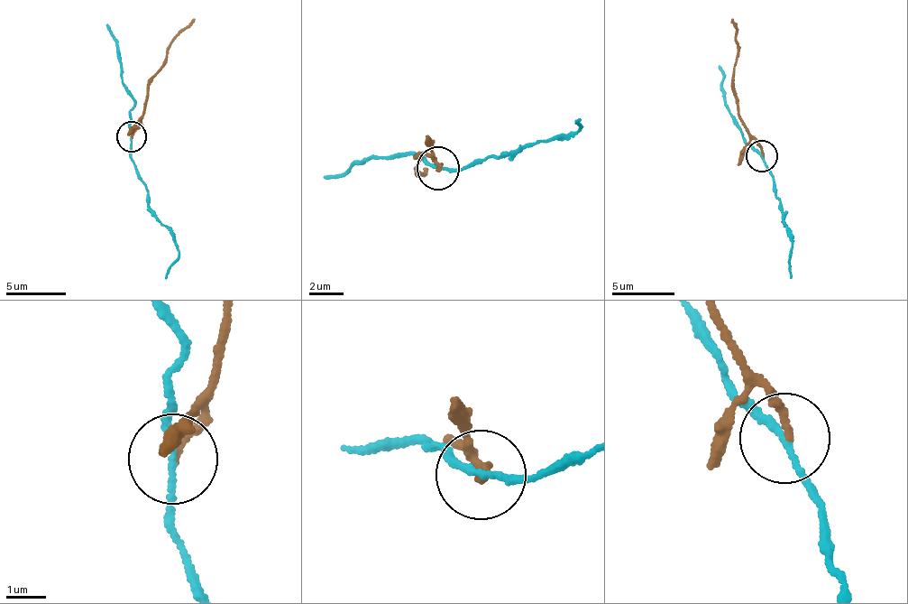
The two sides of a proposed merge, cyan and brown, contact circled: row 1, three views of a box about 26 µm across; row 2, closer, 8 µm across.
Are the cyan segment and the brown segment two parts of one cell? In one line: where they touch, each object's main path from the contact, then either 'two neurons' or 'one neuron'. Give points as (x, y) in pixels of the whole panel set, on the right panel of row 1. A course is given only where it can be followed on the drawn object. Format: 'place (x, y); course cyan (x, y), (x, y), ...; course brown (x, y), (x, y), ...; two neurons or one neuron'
place (762, 155); course cyan (761, 154), (773, 174), (775, 198), (791, 242), (792, 279); course brown (761, 154), (738, 113), (738, 98), (732, 78), (739, 46), (733, 19); two neurons

